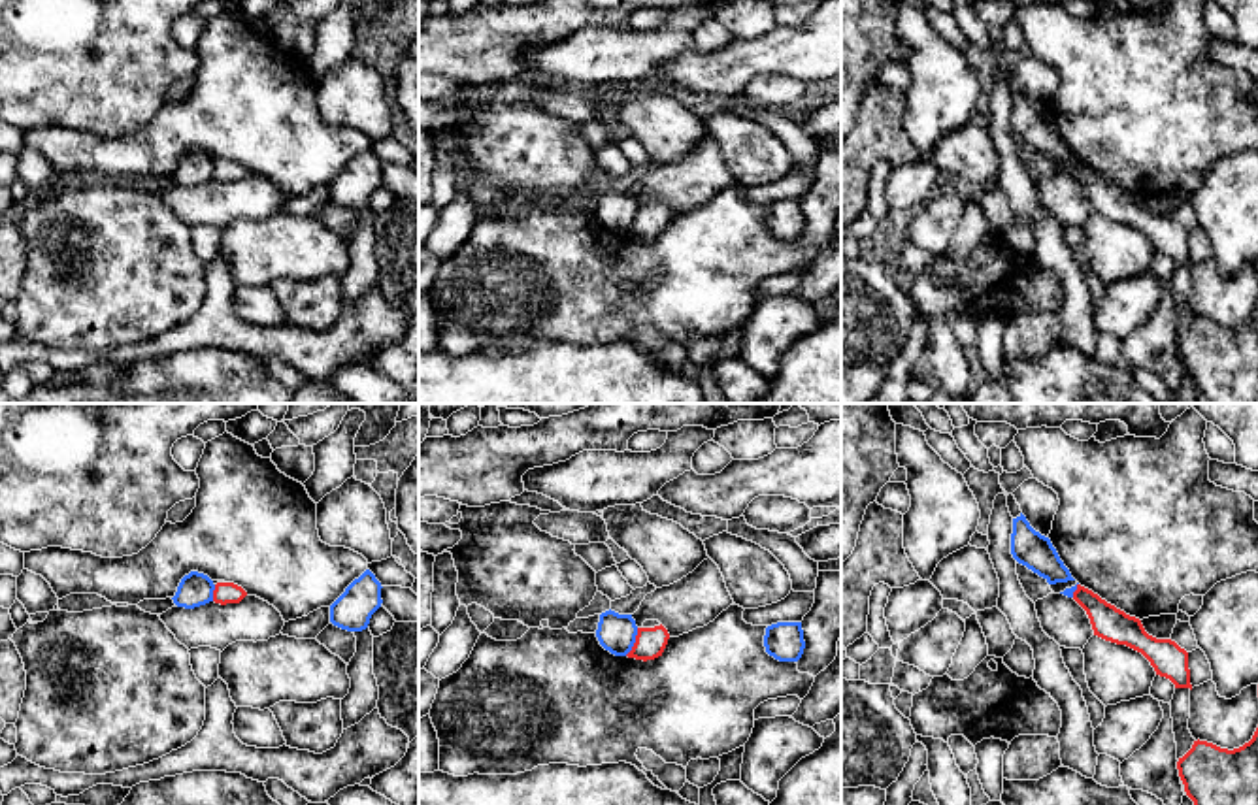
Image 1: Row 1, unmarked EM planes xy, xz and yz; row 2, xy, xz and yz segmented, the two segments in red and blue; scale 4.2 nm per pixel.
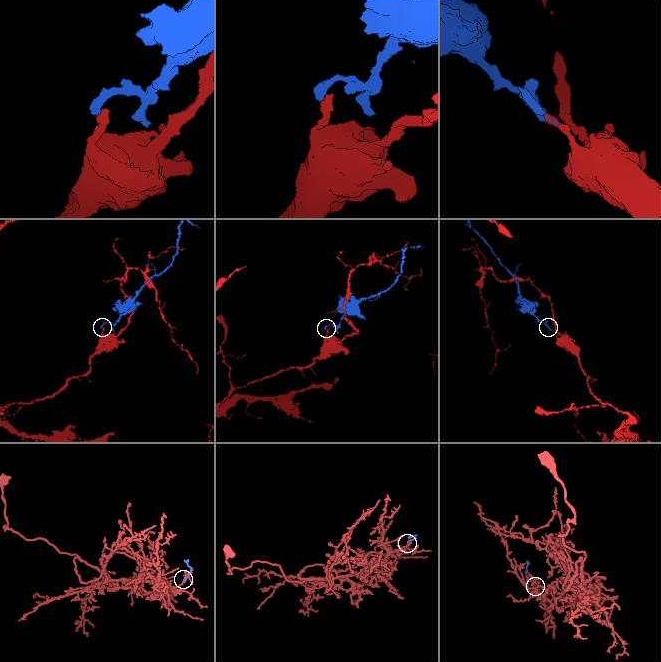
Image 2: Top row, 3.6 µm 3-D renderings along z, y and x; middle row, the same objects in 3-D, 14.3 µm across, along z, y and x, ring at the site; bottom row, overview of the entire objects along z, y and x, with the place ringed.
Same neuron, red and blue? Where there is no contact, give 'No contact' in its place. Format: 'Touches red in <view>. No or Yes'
Touches red in xz. No

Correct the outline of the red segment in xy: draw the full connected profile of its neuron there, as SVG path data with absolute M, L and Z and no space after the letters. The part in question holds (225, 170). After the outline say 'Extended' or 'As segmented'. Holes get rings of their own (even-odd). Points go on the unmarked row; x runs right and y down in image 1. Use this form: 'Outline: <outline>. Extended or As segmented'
Outline: M217 160L213 168L213 179L226 183L226 181L240 181L247 170L234 162L234 160Z. As segmented

